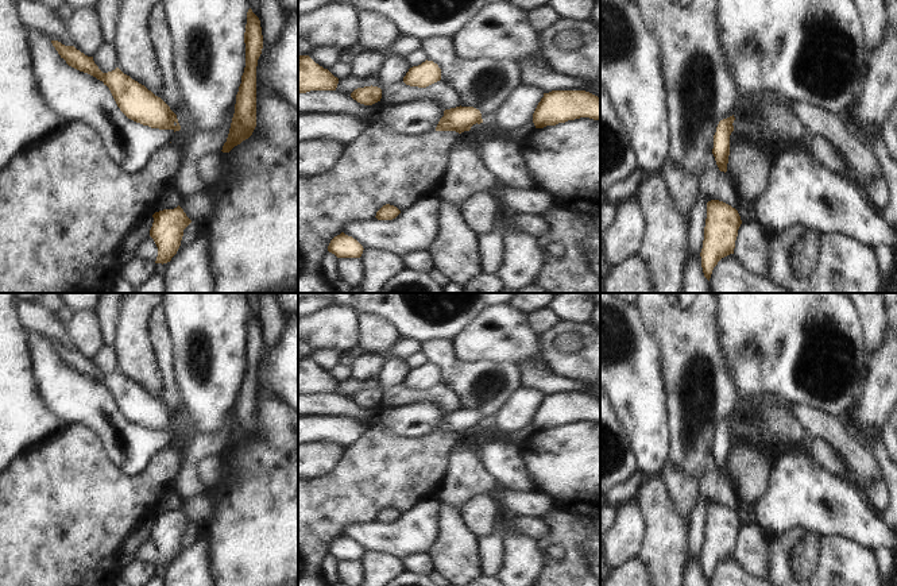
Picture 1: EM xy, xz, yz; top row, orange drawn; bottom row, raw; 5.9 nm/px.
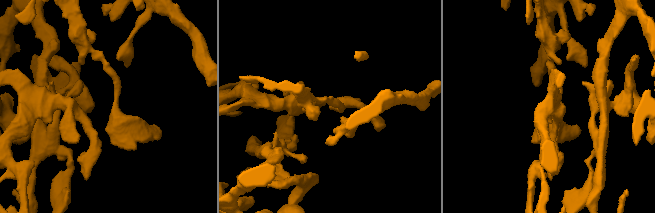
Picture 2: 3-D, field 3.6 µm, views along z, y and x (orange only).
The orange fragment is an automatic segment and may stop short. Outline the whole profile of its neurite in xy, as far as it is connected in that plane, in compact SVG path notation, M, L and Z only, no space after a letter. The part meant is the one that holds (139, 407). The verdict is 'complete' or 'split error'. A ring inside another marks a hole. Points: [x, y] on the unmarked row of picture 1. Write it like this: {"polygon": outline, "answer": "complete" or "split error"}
{"polygon": "M51 343L51 346L69 369L103 383L128 421L151 431L173 432L174 435L181 432L177 417L170 409L119 370L103 375L94 366L93 359L88 359L74 348L65 348L58 343Z", "answer": "complete"}

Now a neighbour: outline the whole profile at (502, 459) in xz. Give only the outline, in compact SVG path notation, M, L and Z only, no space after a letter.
M473 427L468 437L475 444L484 469L506 489L521 493L534 491L533 479L515 443L509 439L486 442L480 427Z

